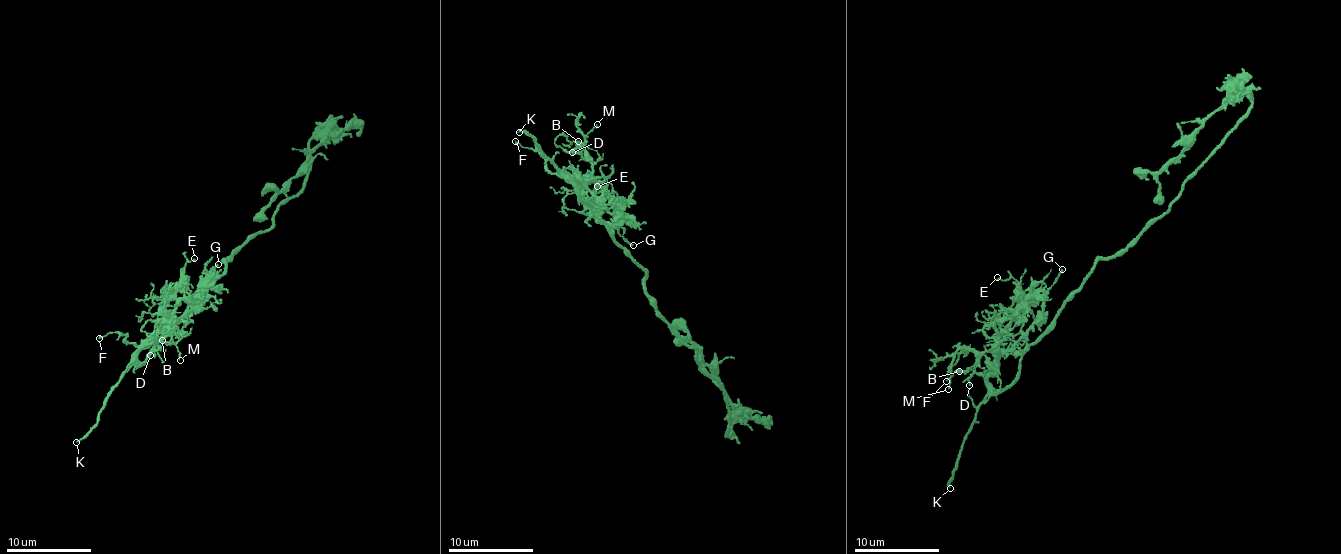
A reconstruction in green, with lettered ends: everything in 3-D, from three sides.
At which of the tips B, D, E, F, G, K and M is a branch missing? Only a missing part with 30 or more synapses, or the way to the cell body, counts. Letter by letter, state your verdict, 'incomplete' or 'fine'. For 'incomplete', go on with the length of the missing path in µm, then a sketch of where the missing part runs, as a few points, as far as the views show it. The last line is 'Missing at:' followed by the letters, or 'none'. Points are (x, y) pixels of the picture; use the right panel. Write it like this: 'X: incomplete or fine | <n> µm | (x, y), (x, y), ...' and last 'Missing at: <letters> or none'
B: fine
D: fine
E: fine
F: fine
G: fine
K: incomplete | 30 µm
M: fine
Missing at: K

